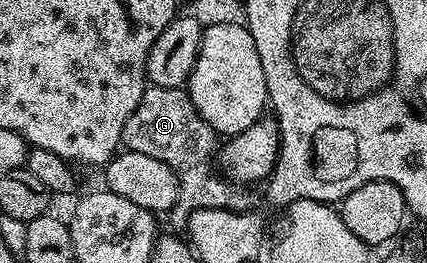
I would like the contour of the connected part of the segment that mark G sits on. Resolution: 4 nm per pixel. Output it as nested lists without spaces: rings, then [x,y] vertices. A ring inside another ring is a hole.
[[[146,85],[139,104],[123,124],[121,146],[131,152],[143,152],[143,156],[155,156],[155,160],[166,162],[178,176],[183,176],[180,197],[172,209],[181,220],[203,208],[245,212],[252,207],[249,205],[253,198],[244,185],[226,180],[216,169],[209,170],[208,162],[212,158],[214,161],[219,150],[219,135],[199,116],[184,89]]]

